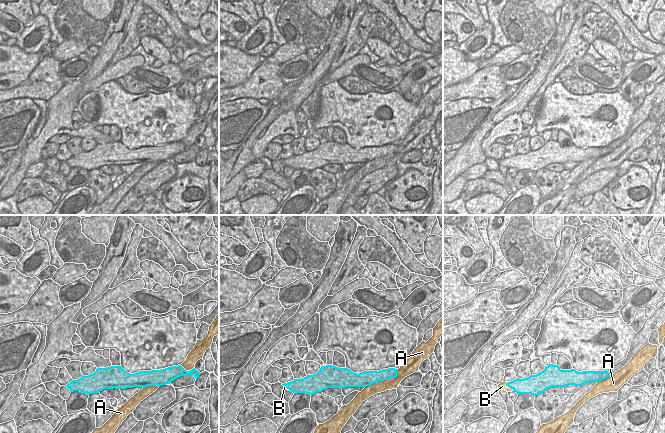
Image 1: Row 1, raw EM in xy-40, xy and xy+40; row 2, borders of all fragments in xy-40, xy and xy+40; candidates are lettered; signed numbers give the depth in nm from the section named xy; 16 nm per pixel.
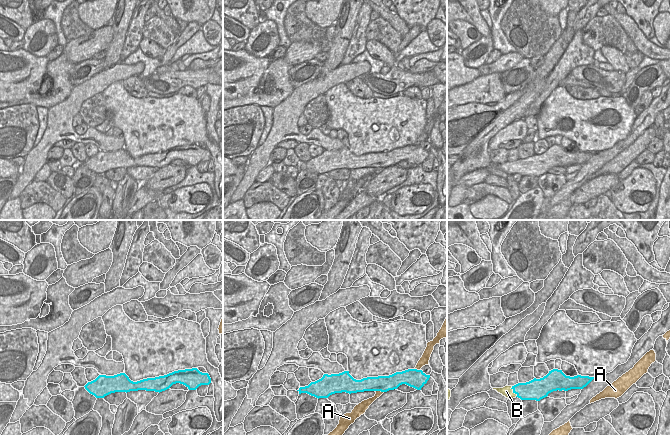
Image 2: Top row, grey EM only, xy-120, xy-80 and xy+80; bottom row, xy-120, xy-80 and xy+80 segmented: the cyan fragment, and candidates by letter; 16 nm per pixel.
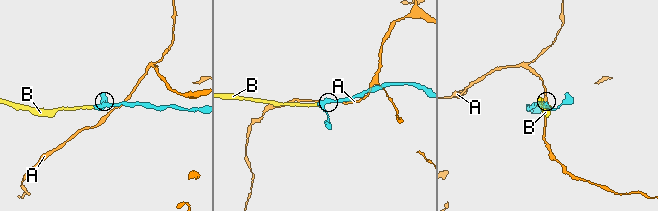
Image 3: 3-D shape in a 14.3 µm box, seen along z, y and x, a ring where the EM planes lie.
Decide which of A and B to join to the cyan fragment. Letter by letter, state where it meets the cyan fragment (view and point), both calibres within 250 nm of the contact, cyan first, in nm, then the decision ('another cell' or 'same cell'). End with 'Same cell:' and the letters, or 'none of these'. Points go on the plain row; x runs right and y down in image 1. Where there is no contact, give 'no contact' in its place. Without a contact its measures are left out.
A: xy (383, 156) | 220/190 nm | another cell
B: xy+40 (509, 163) | 260/130 nm | same cell
Same cell: B

